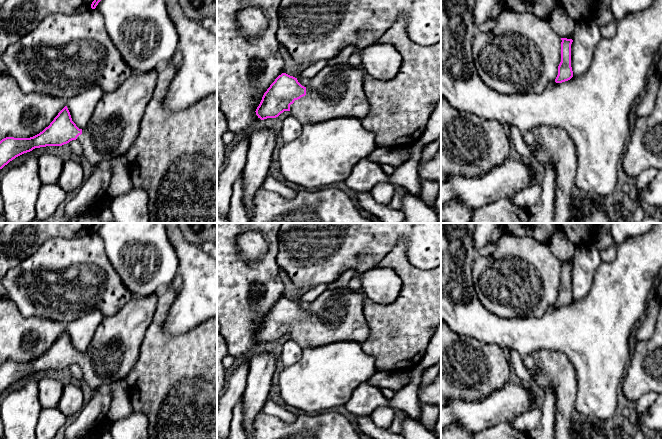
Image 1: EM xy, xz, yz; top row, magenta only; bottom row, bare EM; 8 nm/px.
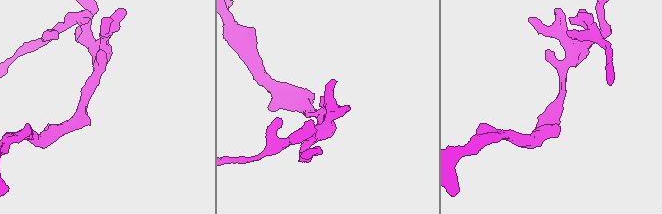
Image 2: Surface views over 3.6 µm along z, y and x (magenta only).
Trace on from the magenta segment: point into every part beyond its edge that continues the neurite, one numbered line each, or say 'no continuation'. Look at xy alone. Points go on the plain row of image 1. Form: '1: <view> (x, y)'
1: xy (115, 347)

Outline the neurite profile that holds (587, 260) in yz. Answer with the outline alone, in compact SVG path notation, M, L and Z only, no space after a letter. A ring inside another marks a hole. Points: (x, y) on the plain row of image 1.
M595 245L576 247L571 268L571 291L573 300L584 298L593 283L593 278L602 259Z

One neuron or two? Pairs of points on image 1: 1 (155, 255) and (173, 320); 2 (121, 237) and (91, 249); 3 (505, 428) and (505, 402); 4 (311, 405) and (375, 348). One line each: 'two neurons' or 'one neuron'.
1: two neurons
2: two neurons
3: two neurons
4: two neurons

